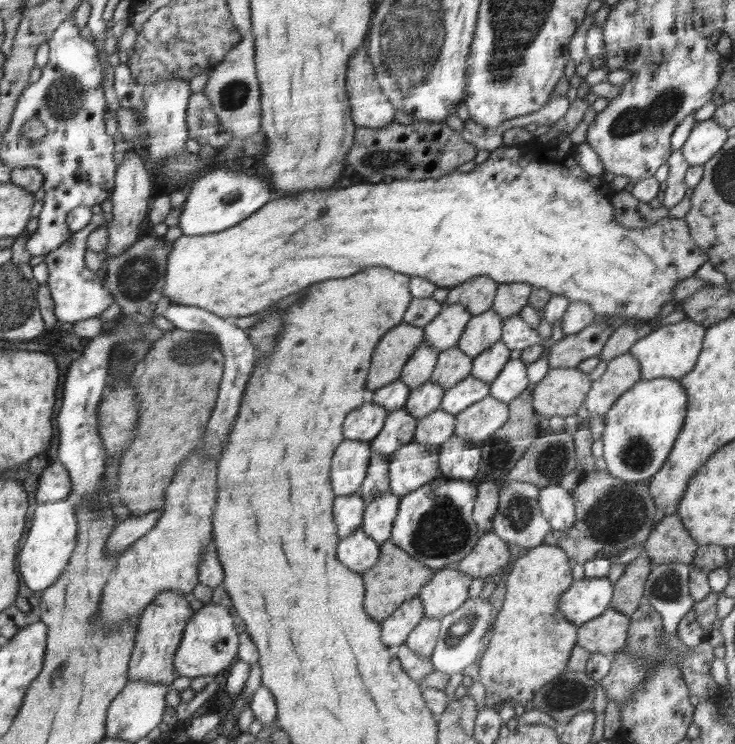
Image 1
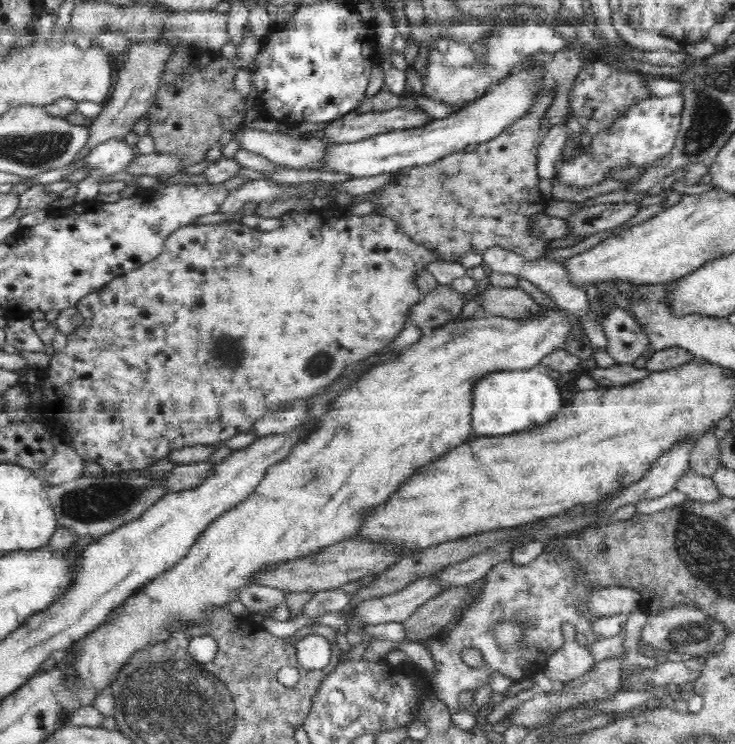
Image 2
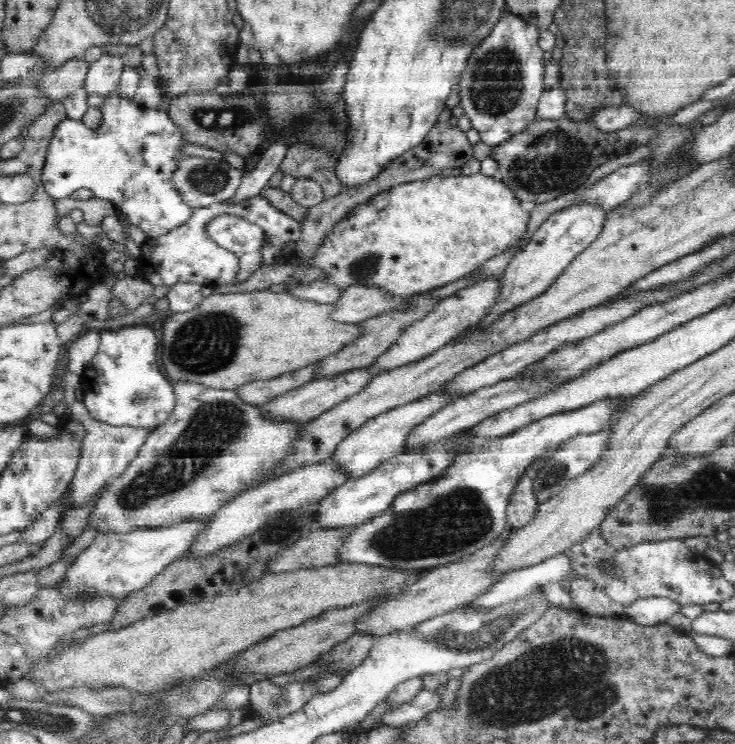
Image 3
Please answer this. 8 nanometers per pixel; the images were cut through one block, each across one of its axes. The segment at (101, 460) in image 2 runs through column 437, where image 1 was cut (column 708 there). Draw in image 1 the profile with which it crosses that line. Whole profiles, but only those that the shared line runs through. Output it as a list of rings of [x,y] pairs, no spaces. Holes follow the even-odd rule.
[[[500,145],[488,155],[485,162],[477,164],[476,168],[466,173],[458,173],[454,170],[452,173],[439,178],[428,177],[424,180],[394,179],[390,183],[385,183],[382,180],[378,183],[368,182],[366,184],[366,181],[362,180],[362,184],[342,188],[342,190],[306,192],[306,194],[300,194],[298,198],[277,198],[272,204],[268,204],[268,208],[256,211],[256,216],[250,215],[242,223],[235,224],[234,227],[227,228],[226,231],[196,236],[183,234],[176,239],[173,242],[172,249],[170,249],[170,254],[168,254],[162,296],[168,298],[174,304],[196,306],[208,310],[208,312],[214,313],[220,318],[236,320],[241,316],[263,312],[278,302],[280,298],[288,296],[288,294],[294,294],[300,288],[306,288],[314,282],[352,276],[352,274],[362,272],[370,267],[386,267],[391,268],[394,272],[425,278],[436,284],[437,287],[452,288],[458,284],[466,283],[467,280],[474,279],[476,276],[488,276],[499,284],[530,284],[532,287],[544,288],[552,295],[566,296],[571,302],[588,302],[592,312],[594,312],[596,321],[625,320],[644,324],[652,322],[652,318],[662,312],[664,304],[670,304],[670,302],[675,302],[675,306],[682,304],[682,301],[675,301],[674,296],[672,296],[674,286],[678,282],[682,282],[684,278],[690,278],[710,259],[710,254],[695,243],[684,217],[676,218],[669,214],[652,223],[652,225],[648,225],[648,227],[640,229],[624,227],[615,217],[613,203],[615,192],[612,190],[612,185],[604,178],[602,180],[588,180],[590,175],[586,174],[586,171],[580,170],[580,176],[576,176],[576,174],[574,176],[554,176],[554,178],[550,176],[546,180],[536,180],[536,158],[532,160],[530,168],[534,168],[534,172],[530,172],[530,176],[522,176],[522,174],[514,172],[514,164],[510,162],[510,148]]]

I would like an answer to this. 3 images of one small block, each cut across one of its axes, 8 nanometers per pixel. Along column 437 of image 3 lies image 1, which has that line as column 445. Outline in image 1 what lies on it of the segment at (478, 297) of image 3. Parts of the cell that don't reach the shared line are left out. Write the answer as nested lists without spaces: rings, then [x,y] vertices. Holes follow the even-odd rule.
[[[442,303],[440,314],[423,327],[428,344],[434,346],[438,353],[458,346],[470,320],[471,313],[464,304]]]

